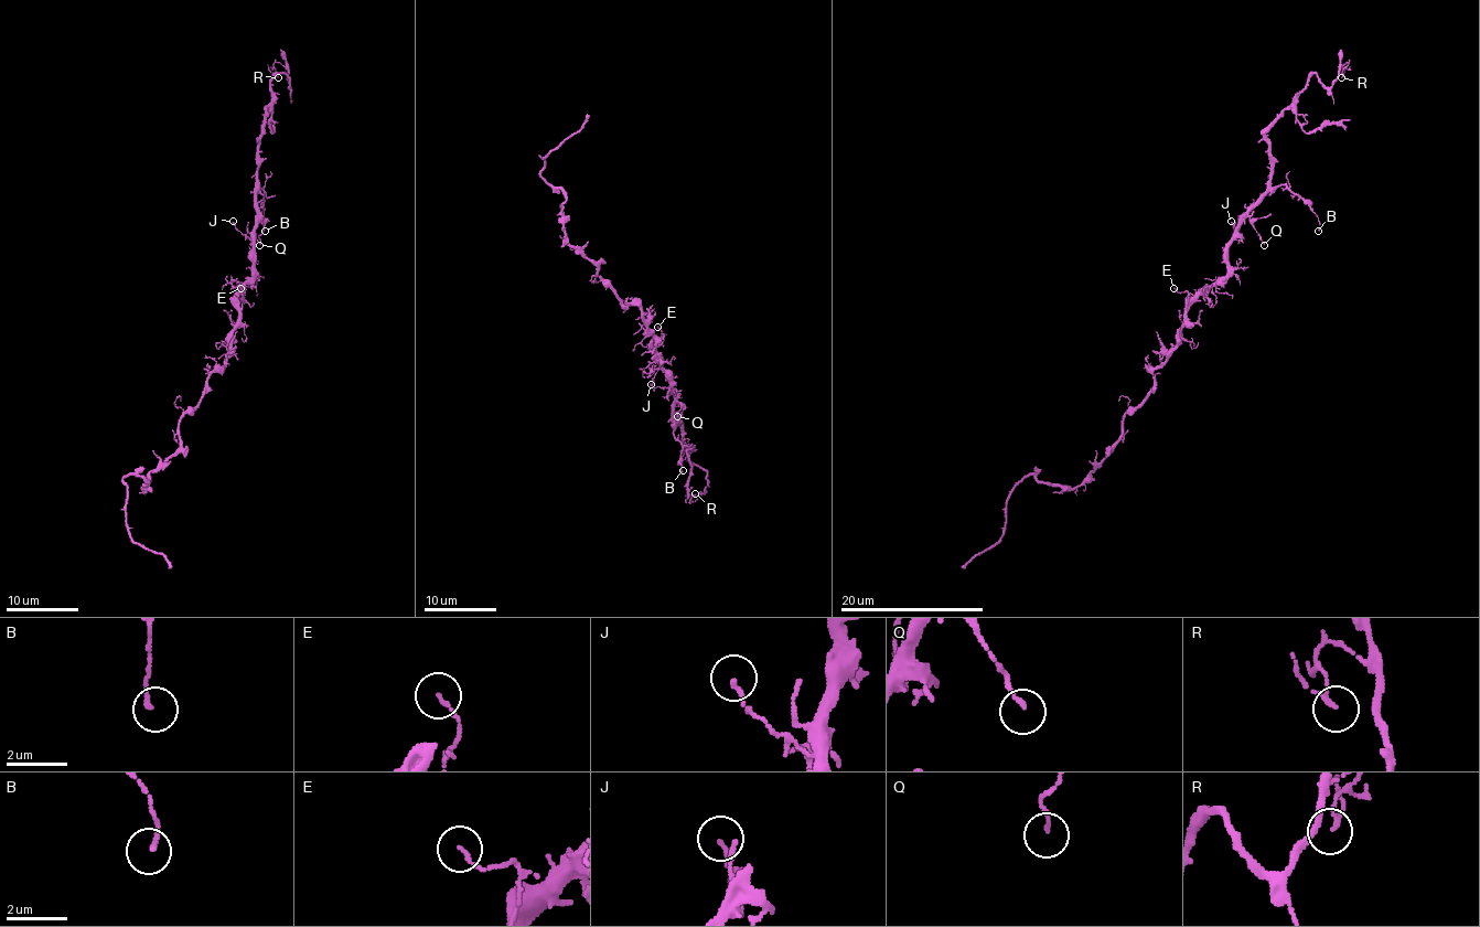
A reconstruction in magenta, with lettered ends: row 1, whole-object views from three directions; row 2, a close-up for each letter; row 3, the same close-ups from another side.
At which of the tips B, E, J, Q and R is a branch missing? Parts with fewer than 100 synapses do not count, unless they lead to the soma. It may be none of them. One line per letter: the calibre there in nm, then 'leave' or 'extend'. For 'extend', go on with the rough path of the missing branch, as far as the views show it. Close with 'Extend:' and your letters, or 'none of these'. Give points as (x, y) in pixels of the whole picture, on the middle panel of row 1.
B: 150 nm | leave
E: 90 nm | leave
J: 120 nm | leave
Q: 120 nm | leave
R: 100 nm | leave
Extend: none of these

